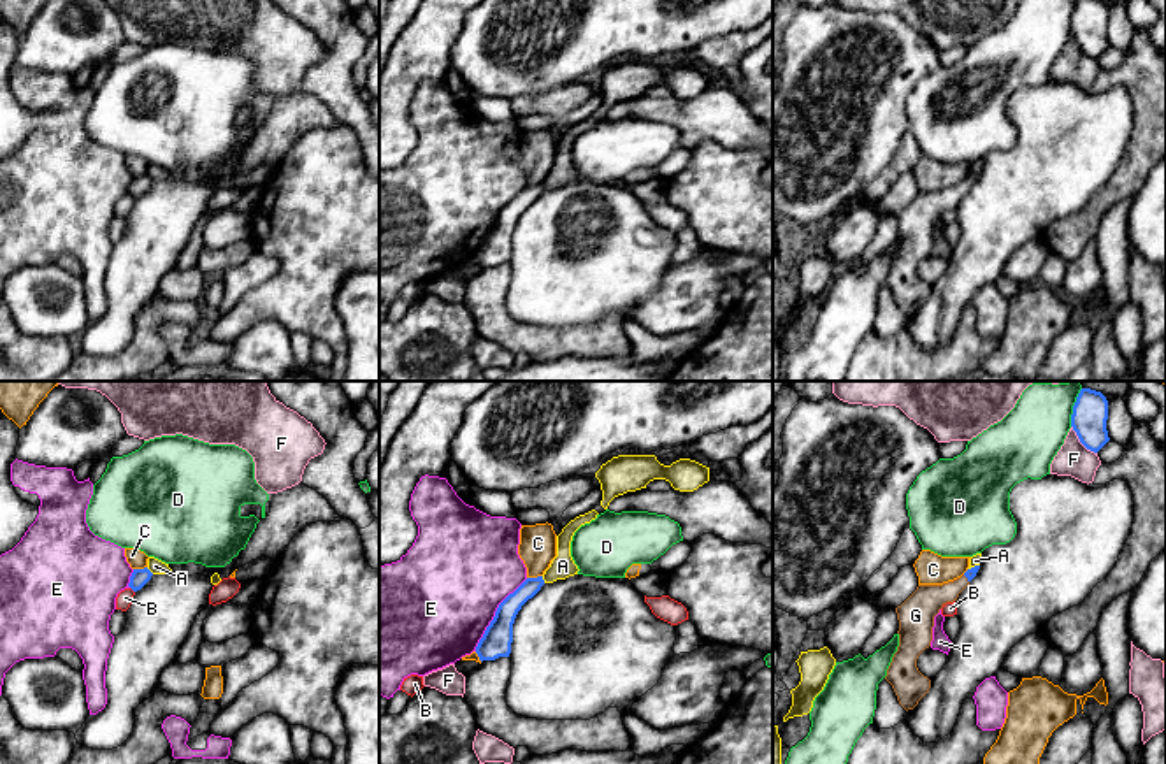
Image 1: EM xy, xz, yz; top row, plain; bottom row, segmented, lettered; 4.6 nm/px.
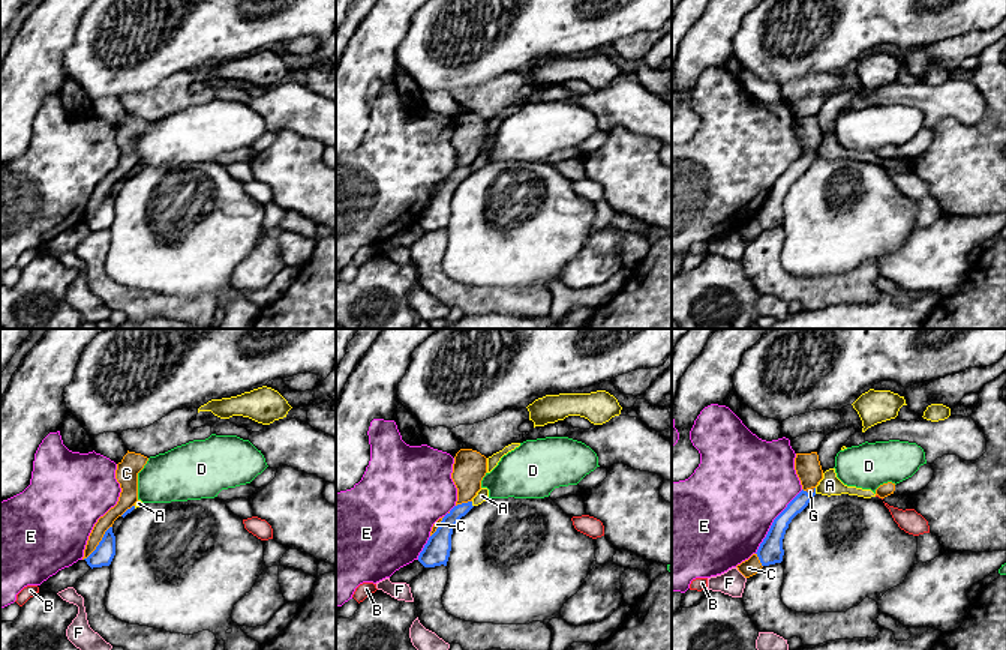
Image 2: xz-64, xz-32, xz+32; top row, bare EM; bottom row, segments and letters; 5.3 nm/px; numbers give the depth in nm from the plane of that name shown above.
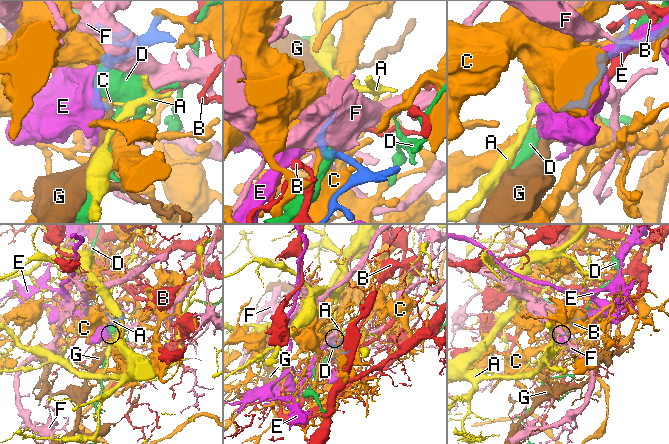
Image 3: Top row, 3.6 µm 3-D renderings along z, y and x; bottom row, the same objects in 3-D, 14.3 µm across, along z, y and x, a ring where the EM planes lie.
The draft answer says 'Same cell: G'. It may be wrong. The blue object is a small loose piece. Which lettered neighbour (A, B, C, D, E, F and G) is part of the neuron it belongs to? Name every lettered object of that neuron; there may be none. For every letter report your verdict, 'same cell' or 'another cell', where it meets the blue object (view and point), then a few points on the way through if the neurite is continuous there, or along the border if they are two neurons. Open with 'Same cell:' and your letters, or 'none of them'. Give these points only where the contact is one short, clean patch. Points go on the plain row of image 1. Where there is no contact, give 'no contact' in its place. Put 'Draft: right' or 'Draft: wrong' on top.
Draft: right
Same cell: G
A: another cell | xy (148, 176) | along xy (146, 174), (153, 180)
B: another cell | xy (132, 195)
C: another cell | xz (534, 185)
D: another cell | yz (1073, 16) | along yz (1079, 0), (1070, 32)
E: another cell | xz (496, 220)
F: another cell | yz (1080, 48)
G: same cell | yz (966, 183) | across yz (970, 180), (966, 183), (949, 199), (926, 208)

